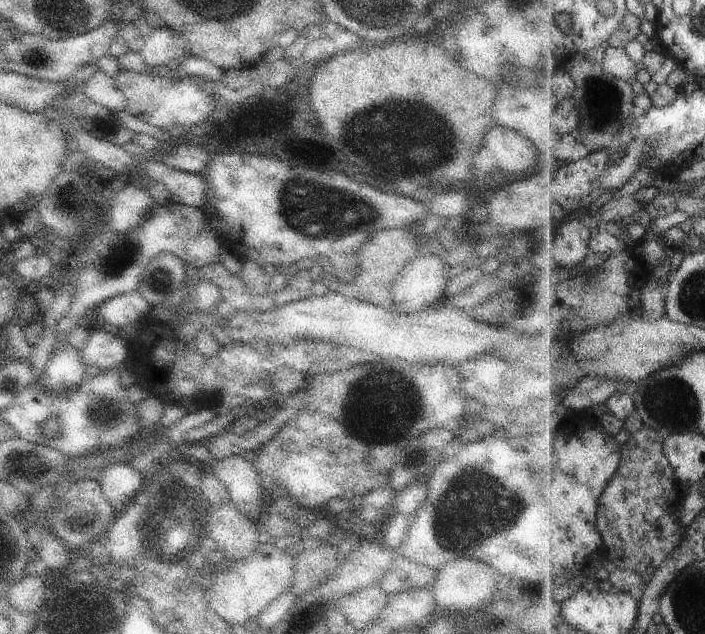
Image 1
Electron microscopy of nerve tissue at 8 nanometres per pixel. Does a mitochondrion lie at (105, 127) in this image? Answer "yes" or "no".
no

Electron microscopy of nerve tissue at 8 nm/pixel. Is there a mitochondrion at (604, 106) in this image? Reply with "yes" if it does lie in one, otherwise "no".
yes

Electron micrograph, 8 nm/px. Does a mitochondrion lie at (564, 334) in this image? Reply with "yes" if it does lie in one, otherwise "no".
yes

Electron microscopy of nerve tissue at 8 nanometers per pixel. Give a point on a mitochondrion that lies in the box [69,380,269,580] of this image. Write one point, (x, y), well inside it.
(168, 520)

